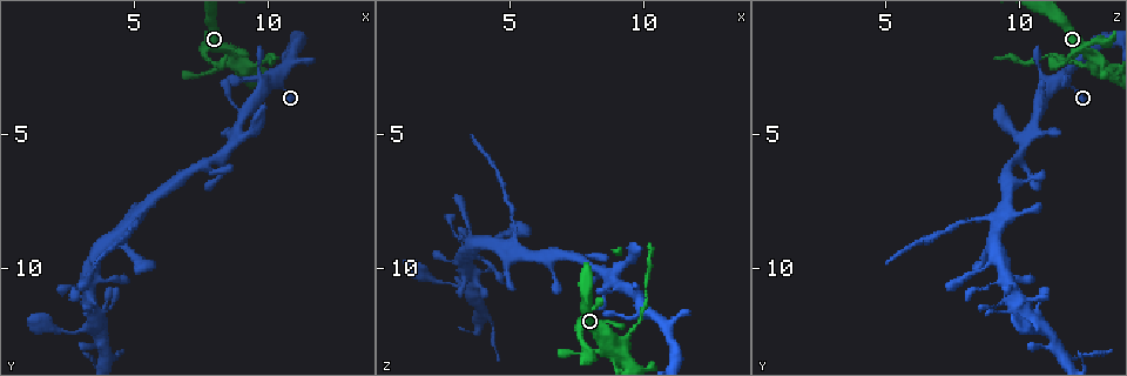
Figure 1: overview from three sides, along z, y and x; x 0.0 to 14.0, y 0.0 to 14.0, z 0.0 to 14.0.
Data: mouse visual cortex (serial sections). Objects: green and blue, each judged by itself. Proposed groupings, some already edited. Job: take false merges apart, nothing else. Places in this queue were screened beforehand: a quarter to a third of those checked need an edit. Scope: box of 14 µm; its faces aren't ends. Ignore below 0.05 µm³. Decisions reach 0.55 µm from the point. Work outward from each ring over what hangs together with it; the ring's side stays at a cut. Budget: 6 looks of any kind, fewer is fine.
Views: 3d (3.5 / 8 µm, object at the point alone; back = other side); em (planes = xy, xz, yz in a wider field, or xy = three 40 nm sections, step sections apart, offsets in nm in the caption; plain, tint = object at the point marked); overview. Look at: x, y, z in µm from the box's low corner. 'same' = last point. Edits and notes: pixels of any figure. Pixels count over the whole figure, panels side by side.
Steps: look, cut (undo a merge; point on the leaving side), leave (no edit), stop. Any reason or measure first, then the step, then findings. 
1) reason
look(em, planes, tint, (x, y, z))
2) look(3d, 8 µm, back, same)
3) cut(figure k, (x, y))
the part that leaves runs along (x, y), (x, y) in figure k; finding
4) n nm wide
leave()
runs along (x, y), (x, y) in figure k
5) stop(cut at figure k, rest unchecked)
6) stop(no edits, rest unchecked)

calibre changes
look(3d, 3.5 µm, back, (9.7, 2.5, 12.2))

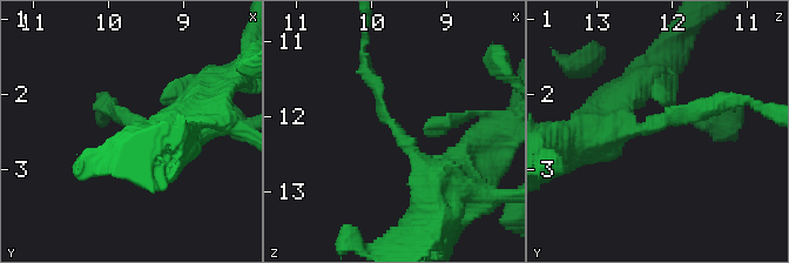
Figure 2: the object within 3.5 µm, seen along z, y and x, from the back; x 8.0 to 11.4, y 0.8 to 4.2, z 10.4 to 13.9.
arms of 150, 500 nm
look(em, planes, tint, (9.55, 2.40, 12.30))

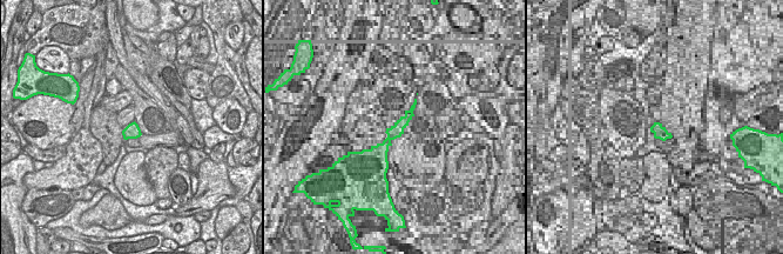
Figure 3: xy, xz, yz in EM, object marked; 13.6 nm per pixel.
cut(figure 2, (120, 110))
the part that leaves runs along (411, 148), (382, 114), (364, 58) in figure 2; a second cell is stuck on

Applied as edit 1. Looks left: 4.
arms part here
look(3d, 3.5 µm, (5.1, 8.2, 9.2))

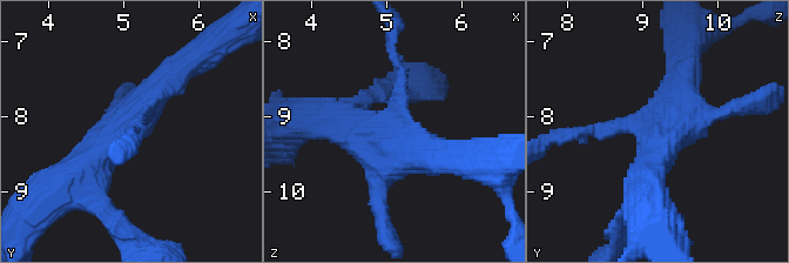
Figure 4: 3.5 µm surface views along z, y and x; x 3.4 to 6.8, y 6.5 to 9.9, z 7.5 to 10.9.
need the tissue
look(em, planes, tint, (5.10, 8.10, 9.20))

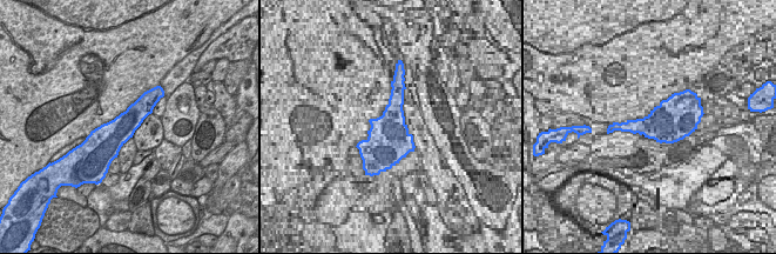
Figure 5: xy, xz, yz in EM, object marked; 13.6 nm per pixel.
look(em, xy, step 3, tint, same)

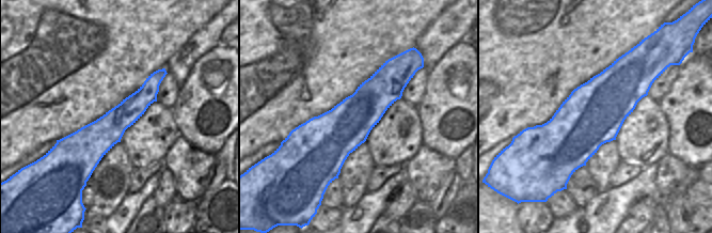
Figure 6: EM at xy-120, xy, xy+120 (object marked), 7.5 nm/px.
380 nm wide
cut(figure 4, (565, 132))
the part that leaves runs along (601, 129), (557, 137) in figure 4; two cells meet here

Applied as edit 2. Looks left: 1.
stop(cut at figure 2, cut at figure 4, rest unchecked)

